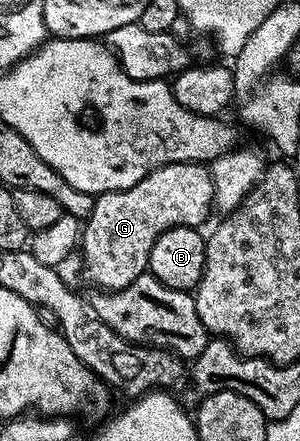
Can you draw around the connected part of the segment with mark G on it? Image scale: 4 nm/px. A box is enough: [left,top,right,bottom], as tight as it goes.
[80,162,214,290]

